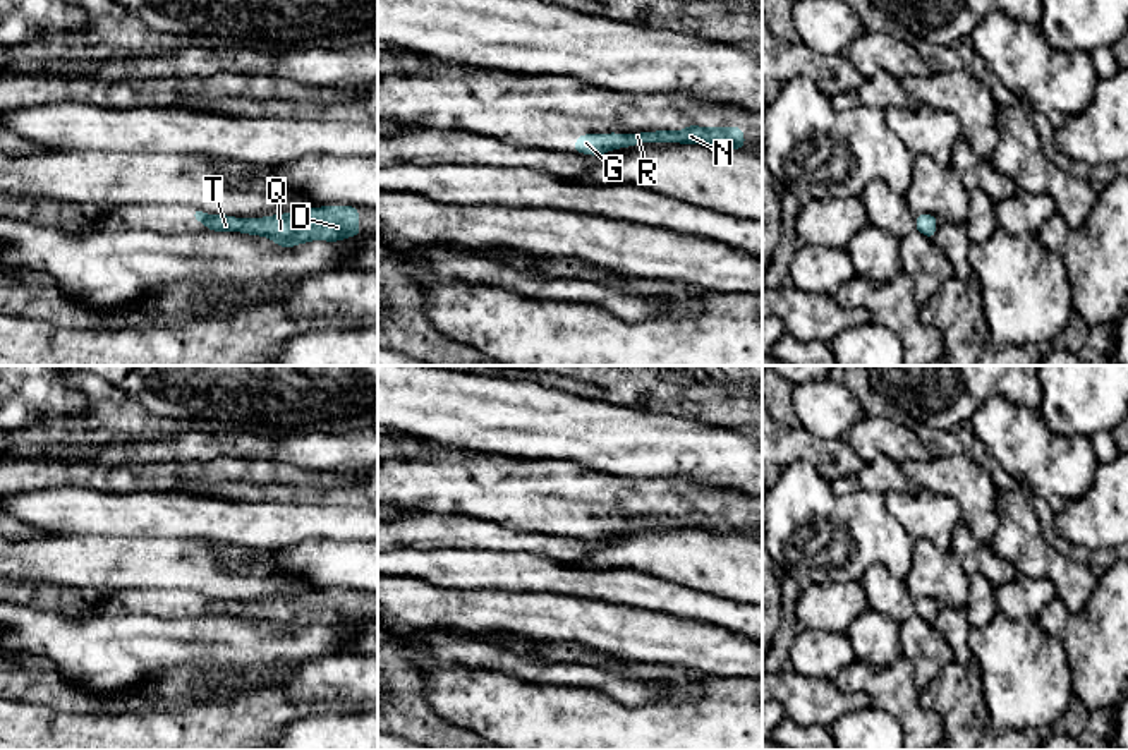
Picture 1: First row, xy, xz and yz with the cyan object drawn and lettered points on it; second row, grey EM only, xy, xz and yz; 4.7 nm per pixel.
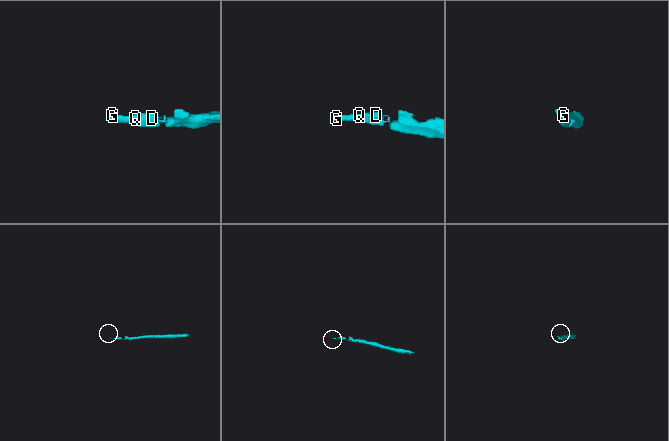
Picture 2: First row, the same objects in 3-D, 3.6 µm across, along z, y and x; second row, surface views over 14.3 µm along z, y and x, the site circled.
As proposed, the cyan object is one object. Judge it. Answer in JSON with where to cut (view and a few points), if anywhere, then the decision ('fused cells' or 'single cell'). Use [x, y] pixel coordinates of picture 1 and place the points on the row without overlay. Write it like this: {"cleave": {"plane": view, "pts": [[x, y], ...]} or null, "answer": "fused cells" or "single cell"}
{"cleave": null, "answer": "single cell"}

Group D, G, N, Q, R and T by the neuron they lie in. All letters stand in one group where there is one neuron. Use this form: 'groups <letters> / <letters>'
groups D G N Q R T

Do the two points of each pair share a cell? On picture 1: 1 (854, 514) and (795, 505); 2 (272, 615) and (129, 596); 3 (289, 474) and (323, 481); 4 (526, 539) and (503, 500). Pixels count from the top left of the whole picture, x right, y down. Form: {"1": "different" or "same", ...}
{"1": "same", "2": "same", "3": "same", "4": "different"}

